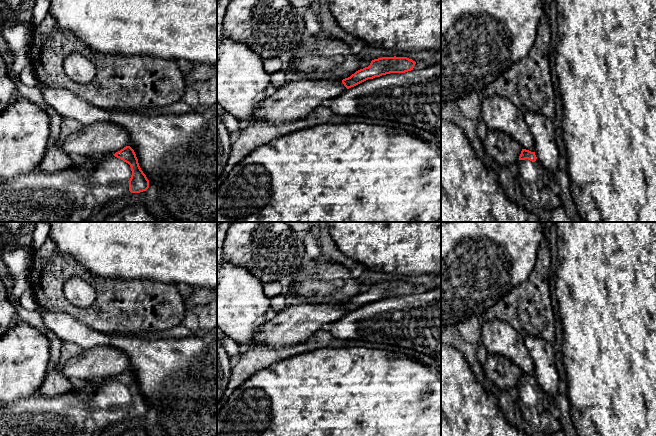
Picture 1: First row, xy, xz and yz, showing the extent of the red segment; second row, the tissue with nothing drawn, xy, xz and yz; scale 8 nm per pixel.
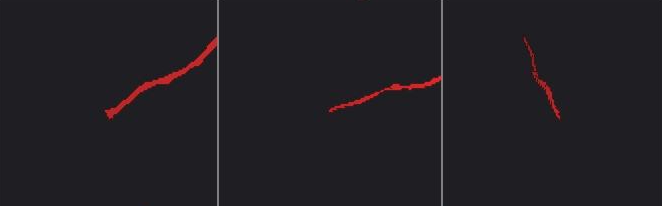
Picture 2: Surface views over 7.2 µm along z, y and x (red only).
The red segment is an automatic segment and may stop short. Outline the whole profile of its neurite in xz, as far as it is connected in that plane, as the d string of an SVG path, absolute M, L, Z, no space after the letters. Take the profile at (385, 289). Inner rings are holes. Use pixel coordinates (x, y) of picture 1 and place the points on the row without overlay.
M382 281L371 285L368 291L360 293L350 301L342 304L349 313L368 303L380 301L390 297L405 297L413 294L416 286L407 281Z

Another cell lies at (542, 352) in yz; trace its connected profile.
M528 335L524 339L524 344L533 360L534 376L538 385L545 395L550 395L555 400L558 392L559 378L553 343Z

